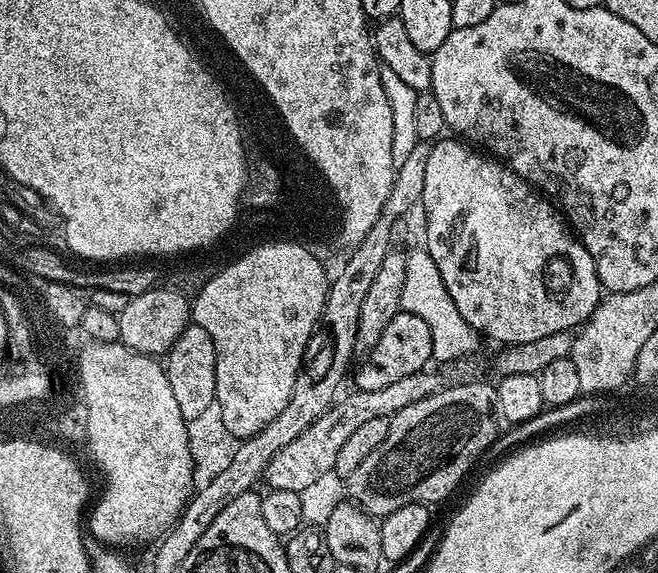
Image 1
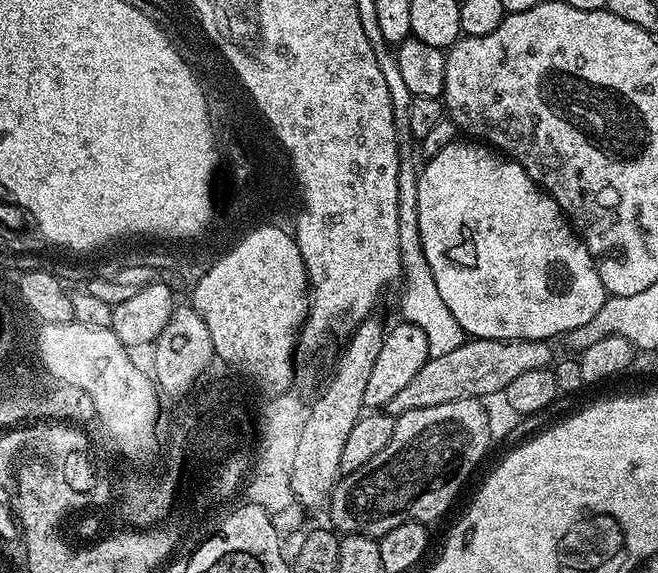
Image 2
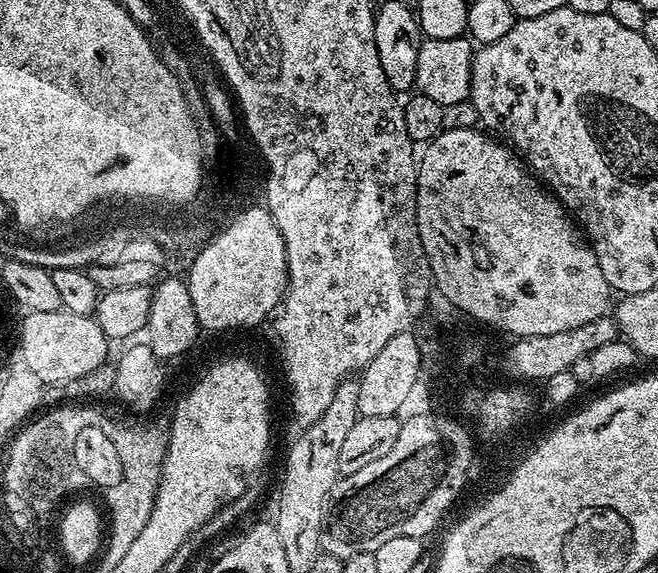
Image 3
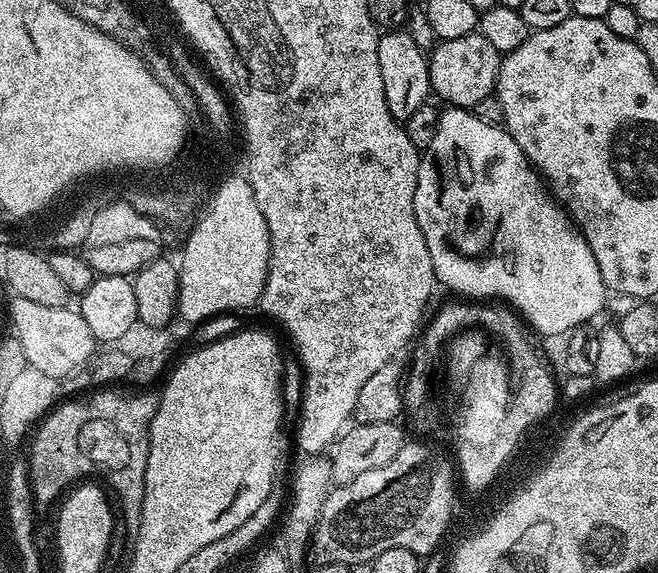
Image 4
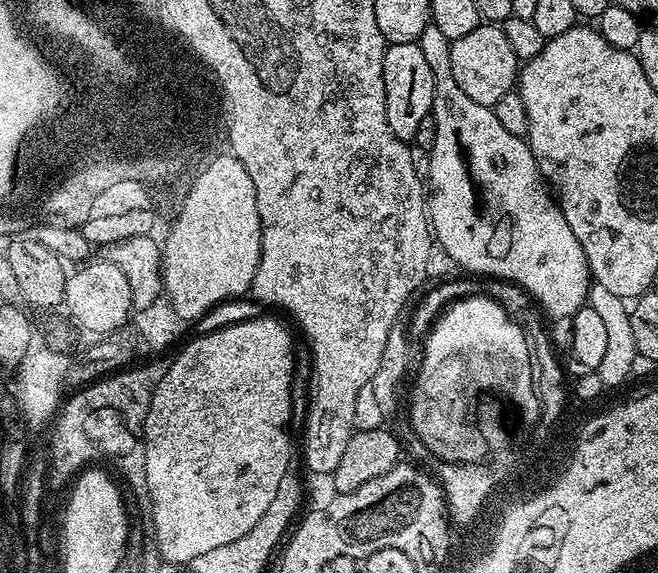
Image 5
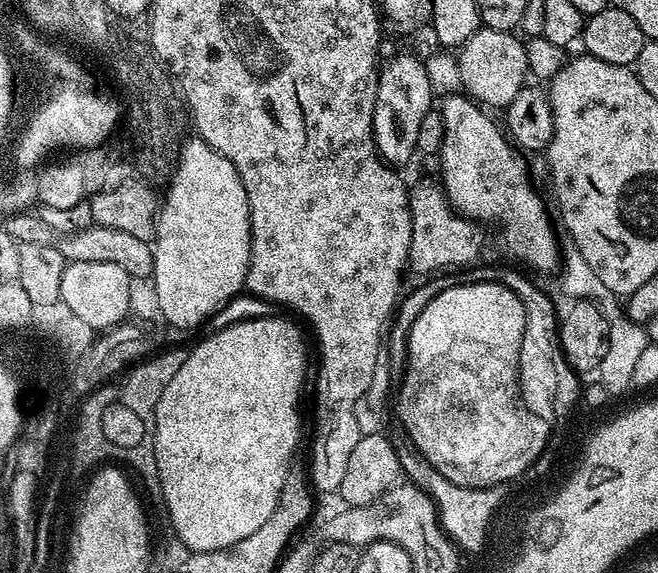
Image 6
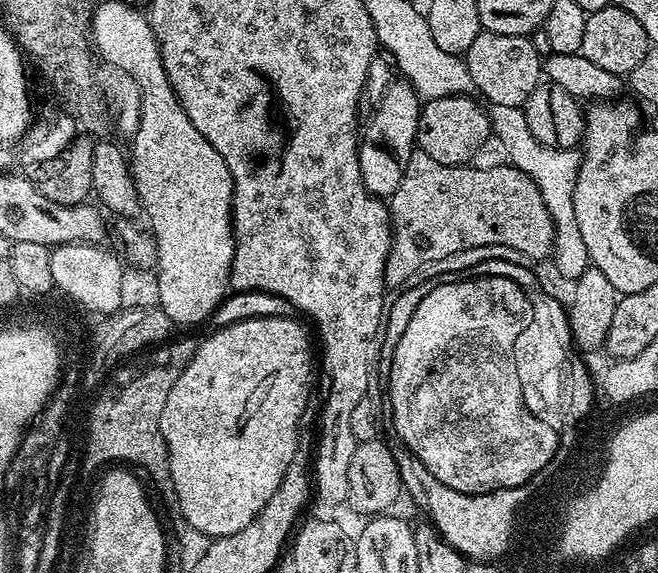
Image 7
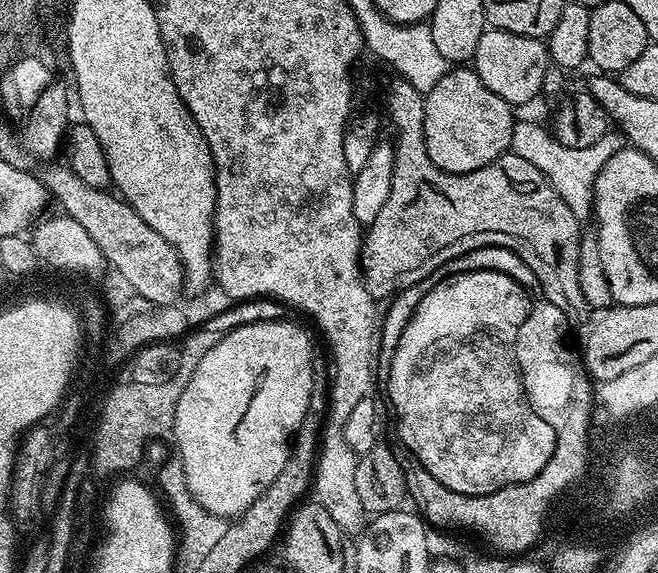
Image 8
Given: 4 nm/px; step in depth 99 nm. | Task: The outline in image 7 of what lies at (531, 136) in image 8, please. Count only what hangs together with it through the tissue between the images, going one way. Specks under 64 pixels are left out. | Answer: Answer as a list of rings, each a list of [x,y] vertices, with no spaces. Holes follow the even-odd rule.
[[[494,104],[487,109],[487,113],[495,139],[500,139],[500,144],[508,155],[505,156],[507,163],[513,164],[532,179],[534,186],[538,186],[542,194],[542,202],[546,202],[546,210],[550,210],[550,218],[556,231],[551,263],[556,263],[558,275],[565,276],[568,282],[576,281],[590,264],[586,242],[578,230],[578,218],[574,215],[574,186],[580,173],[581,153],[571,148],[542,146],[542,142],[538,142],[538,138],[530,134],[523,108]]]

